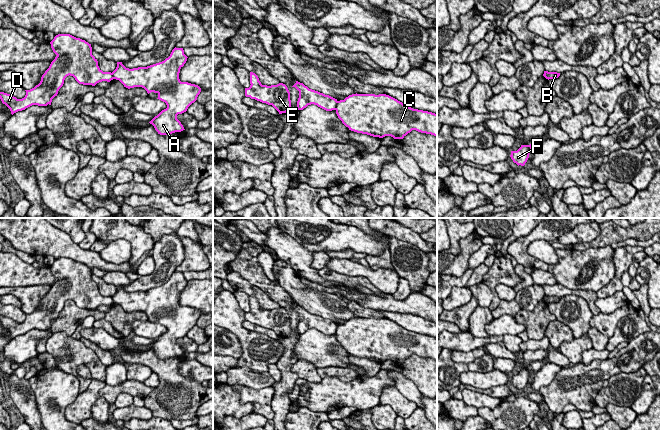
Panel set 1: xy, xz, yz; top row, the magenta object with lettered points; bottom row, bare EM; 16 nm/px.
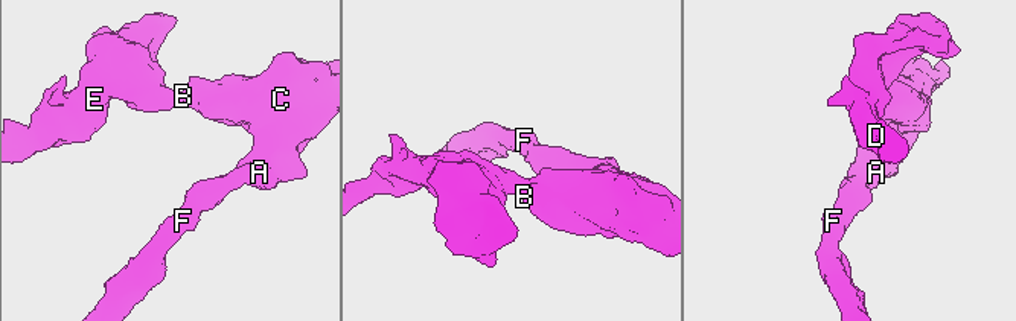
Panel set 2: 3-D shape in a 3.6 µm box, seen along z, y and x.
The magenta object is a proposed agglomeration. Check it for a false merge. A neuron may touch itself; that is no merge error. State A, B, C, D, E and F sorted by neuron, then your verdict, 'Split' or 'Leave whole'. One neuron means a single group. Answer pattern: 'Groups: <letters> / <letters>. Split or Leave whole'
Groups: A B C F / D E. Split

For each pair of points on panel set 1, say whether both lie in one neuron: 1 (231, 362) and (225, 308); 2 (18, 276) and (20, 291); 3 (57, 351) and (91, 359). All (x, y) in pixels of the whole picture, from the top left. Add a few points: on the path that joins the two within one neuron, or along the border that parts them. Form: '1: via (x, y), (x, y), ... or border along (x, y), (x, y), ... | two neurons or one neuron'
1: border along (238, 359), (236, 366) | two neurons
2: border along (42, 284), (10, 287) | two neurons
3: via (65, 350), (76, 350), (83, 355) | one neuron

